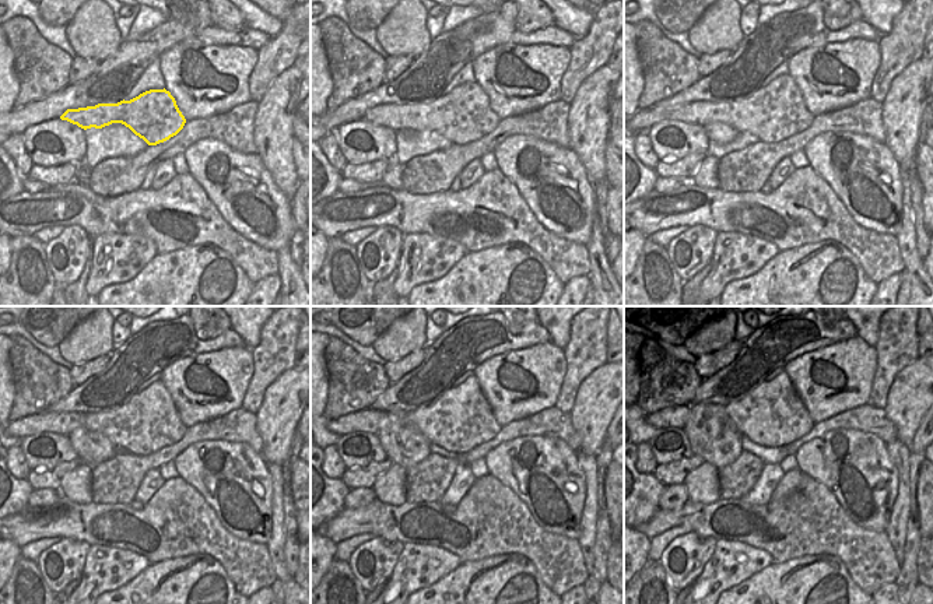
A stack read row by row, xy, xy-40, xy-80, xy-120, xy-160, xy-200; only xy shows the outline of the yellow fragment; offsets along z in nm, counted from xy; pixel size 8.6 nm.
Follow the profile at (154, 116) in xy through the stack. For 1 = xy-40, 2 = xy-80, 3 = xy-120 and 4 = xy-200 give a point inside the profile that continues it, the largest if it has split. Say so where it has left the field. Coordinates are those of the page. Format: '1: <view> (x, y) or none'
1: xy-40 (463, 115)
2: xy-80 (777, 111)
3: xy-120 (150, 421)
4: xy-200 (772, 414)

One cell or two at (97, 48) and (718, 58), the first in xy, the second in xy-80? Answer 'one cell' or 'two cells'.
two cells

